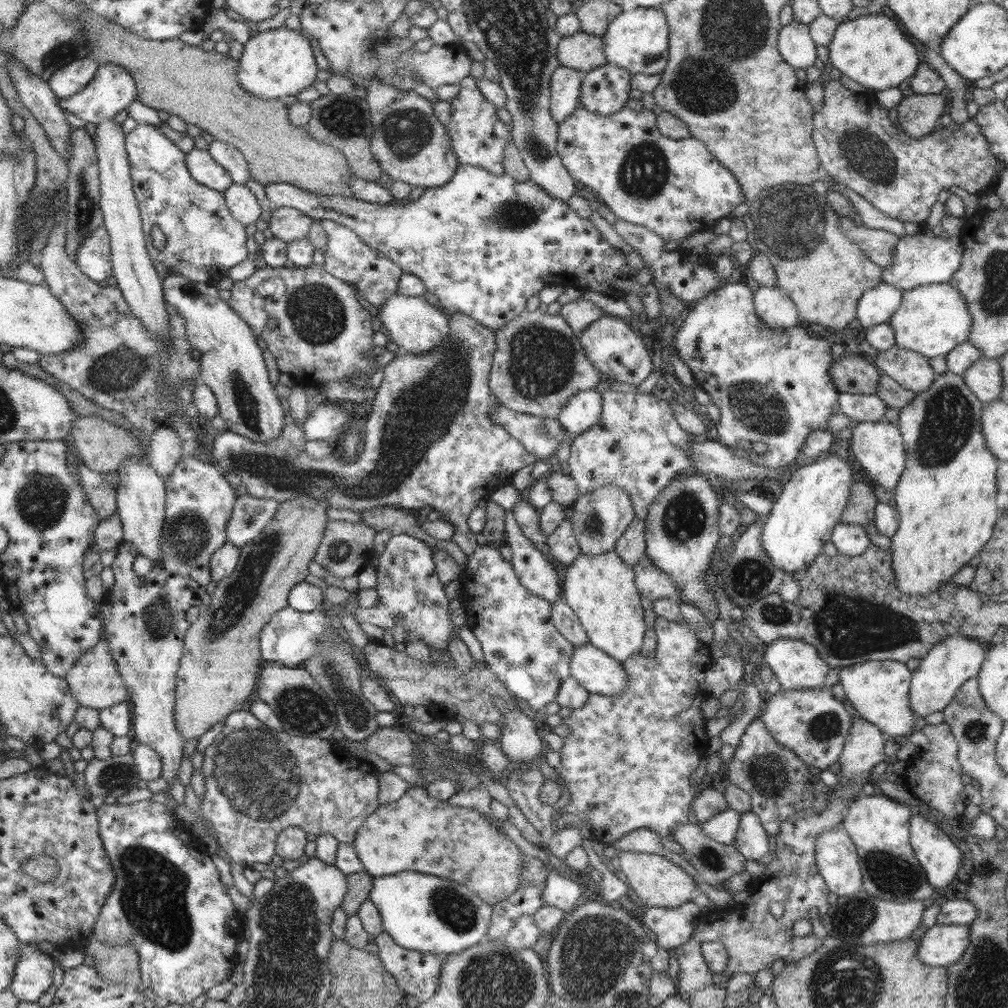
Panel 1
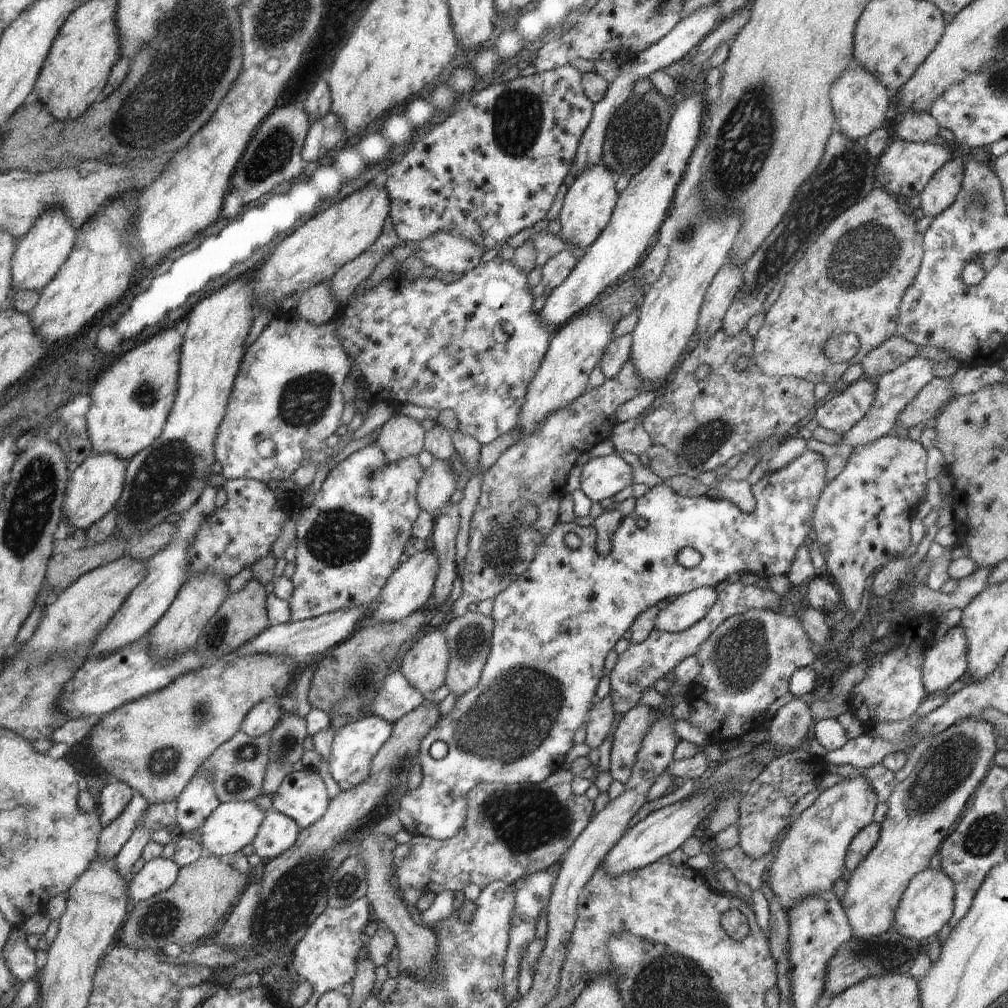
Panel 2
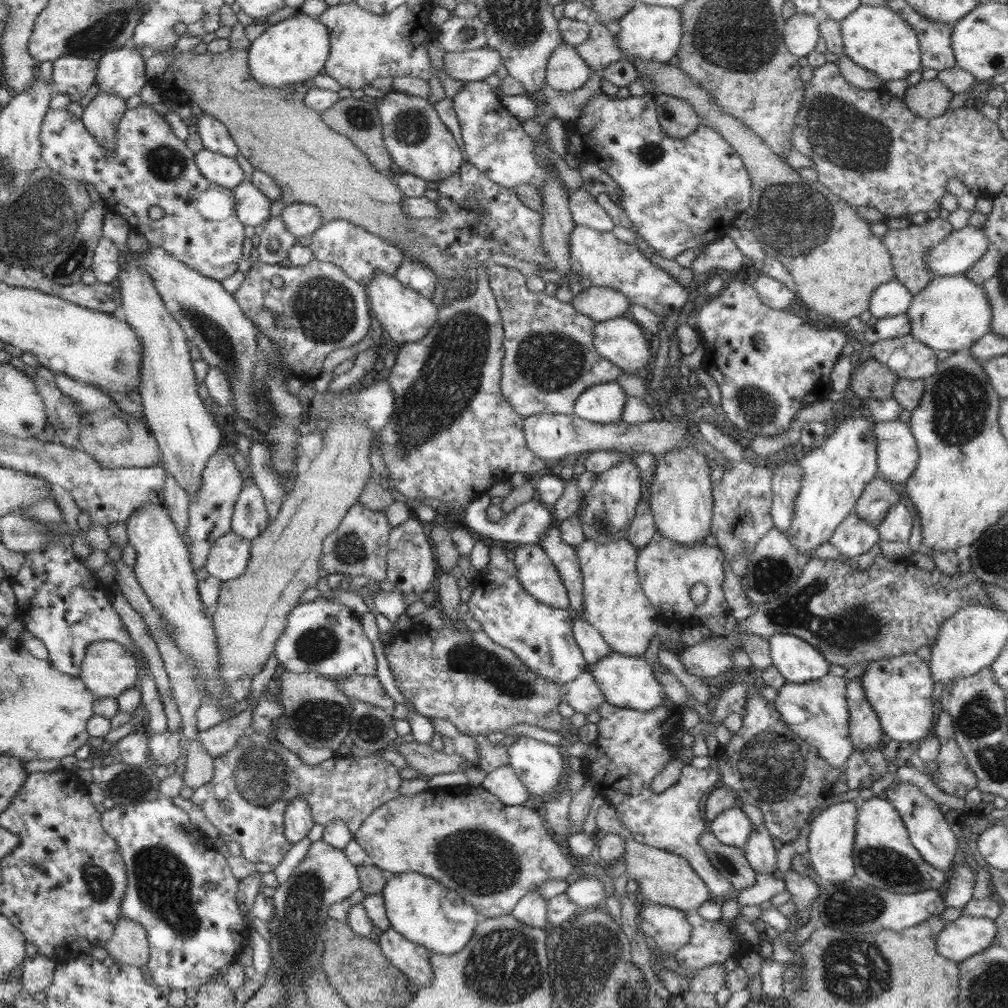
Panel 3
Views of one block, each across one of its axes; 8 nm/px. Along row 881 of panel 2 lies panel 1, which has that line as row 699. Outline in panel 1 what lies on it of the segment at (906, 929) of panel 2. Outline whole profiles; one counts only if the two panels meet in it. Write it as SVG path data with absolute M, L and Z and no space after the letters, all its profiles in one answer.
M954 633L930 648L917 669L913 670L910 682L910 709L919 723L928 714L944 710L960 686L969 678L978 676L988 652L986 642L981 642L980 638L973 640L962 633Z

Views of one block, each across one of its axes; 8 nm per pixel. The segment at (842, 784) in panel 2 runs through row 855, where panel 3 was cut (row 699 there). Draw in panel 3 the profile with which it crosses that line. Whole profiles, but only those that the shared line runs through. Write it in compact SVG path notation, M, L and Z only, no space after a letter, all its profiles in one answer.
M830 673L808 683L788 683L778 689L773 701L782 721L802 740L816 747L818 754L834 767L845 768L854 750L850 740L850 714L846 700L846 679Z

